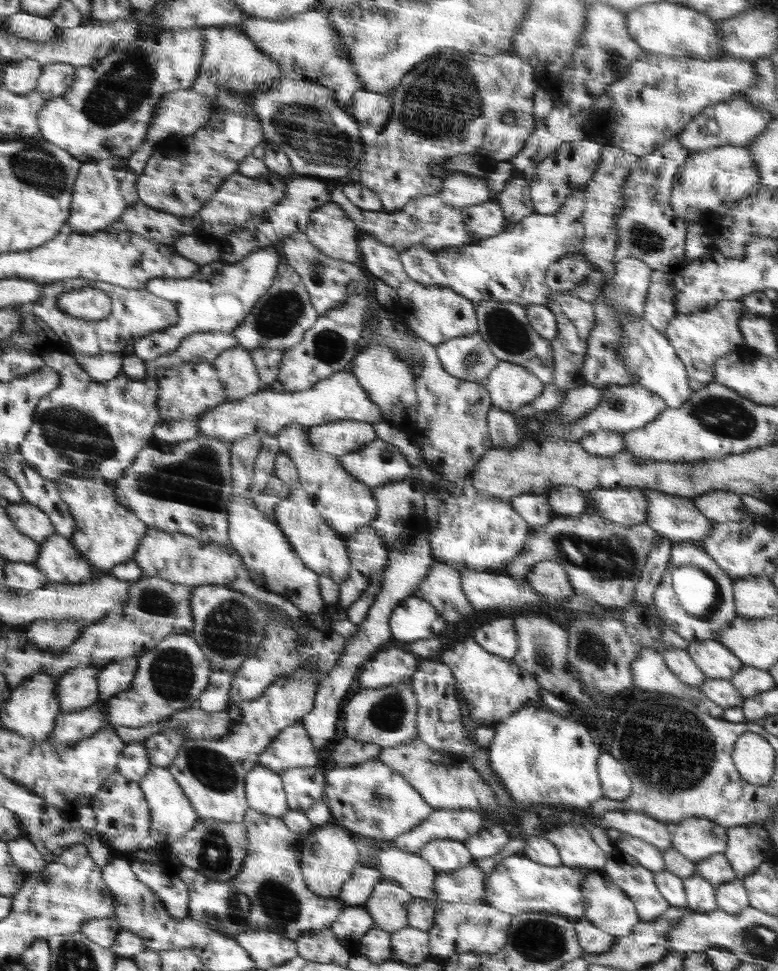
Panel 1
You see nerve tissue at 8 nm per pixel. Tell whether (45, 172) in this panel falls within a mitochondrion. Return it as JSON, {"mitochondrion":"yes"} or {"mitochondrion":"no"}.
{"mitochondrion":"yes"}

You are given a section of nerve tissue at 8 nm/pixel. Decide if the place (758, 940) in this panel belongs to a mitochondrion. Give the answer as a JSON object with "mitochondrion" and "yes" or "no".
{"mitochondrion":"yes"}

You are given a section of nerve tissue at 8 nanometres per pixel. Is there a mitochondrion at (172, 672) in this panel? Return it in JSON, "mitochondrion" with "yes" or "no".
{"mitochondrion":"yes"}

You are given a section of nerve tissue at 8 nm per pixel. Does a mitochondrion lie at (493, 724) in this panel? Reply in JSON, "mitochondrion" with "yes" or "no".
{"mitochondrion":"no"}

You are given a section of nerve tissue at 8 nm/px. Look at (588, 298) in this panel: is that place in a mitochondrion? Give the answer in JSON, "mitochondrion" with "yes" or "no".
{"mitochondrion":"no"}

